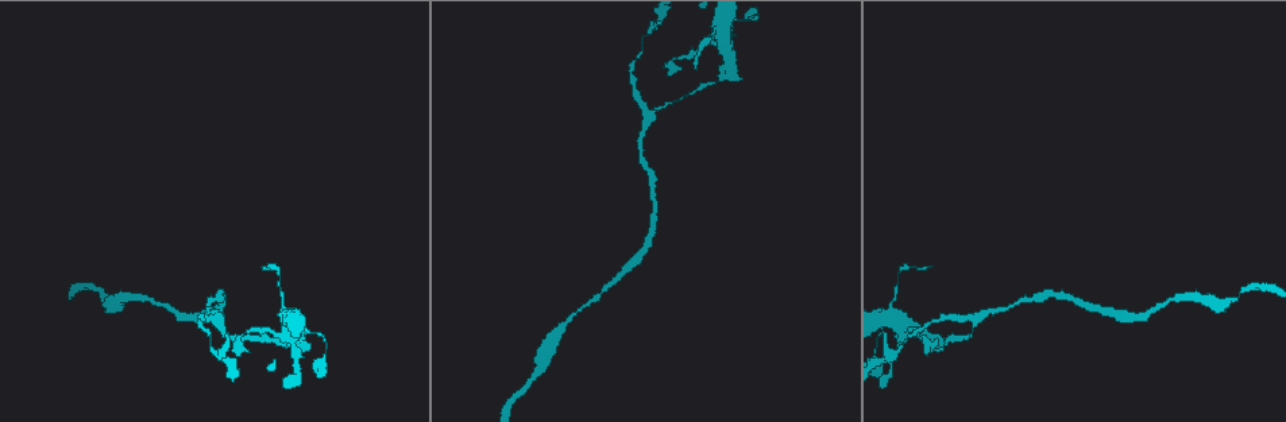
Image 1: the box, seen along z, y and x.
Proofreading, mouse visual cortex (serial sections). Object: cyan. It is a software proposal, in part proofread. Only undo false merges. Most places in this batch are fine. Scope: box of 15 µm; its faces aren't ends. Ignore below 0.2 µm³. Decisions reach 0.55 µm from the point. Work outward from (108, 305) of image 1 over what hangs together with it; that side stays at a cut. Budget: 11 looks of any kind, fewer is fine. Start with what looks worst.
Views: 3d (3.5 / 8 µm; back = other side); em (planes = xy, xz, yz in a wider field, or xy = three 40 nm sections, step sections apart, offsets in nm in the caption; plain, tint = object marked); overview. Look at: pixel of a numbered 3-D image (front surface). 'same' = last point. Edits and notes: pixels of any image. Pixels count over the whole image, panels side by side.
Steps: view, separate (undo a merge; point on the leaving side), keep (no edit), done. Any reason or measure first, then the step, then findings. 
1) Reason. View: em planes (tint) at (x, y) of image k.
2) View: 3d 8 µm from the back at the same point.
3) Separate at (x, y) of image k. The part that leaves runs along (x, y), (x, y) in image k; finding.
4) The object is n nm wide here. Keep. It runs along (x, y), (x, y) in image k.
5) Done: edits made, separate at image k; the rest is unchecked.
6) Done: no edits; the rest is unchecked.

Thick turns thin. View: 3d 8 µm at (569, 318) of image 1.

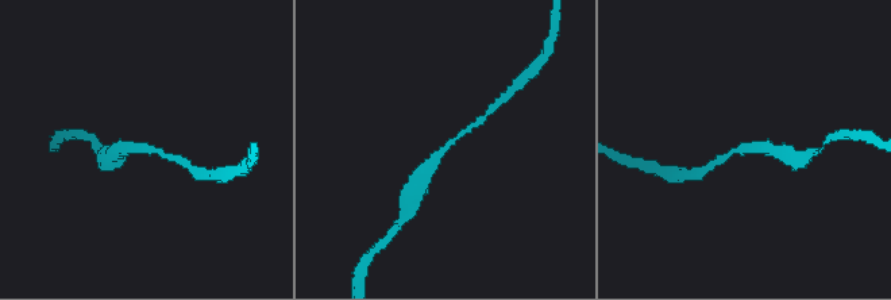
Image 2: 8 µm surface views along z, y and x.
The arms are 200, 350 nm wide. View: em planes (tint) at (444, 150) of image 2.

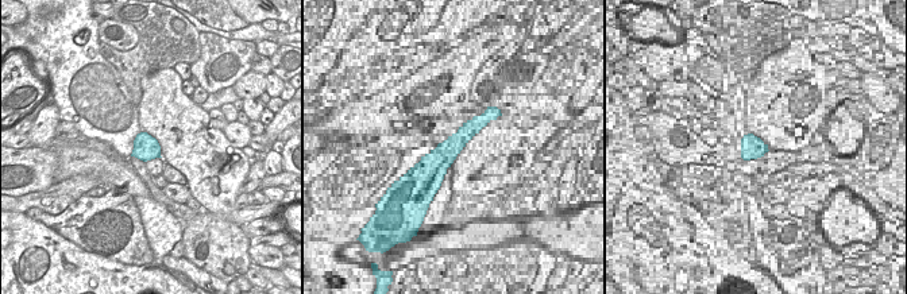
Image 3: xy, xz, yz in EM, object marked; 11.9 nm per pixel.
Keep. It runs along (419, 180), (436, 156), (473, 126) in image 2; all the same cell.

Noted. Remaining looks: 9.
Three-way junction. View: 3d 3.5 µm at (975, 319) of image 1.

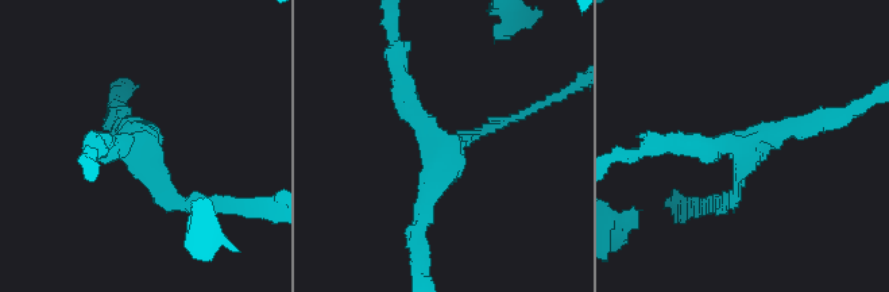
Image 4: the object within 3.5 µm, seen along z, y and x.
3 arms meet here; the arms are 150, 200, 250 nm wide. View: em planes (tint) at (147, 147) of image 4.

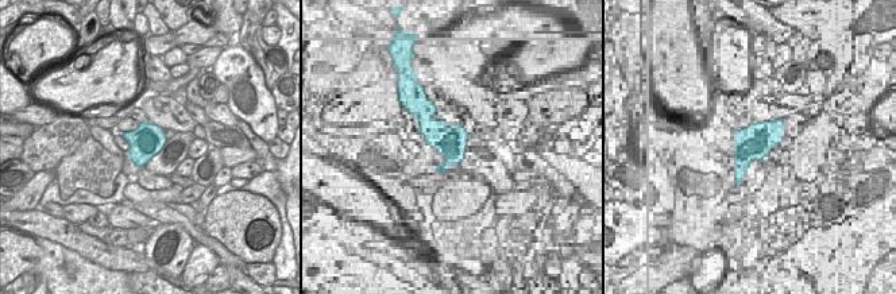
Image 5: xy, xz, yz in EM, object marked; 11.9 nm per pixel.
Keep. It runs along (820, 120), (758, 137), (723, 207) in image 4; continuous, no second cell.

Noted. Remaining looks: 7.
Sudden change in width. View: 3d 3.5 µm at (905, 339) of image 1.

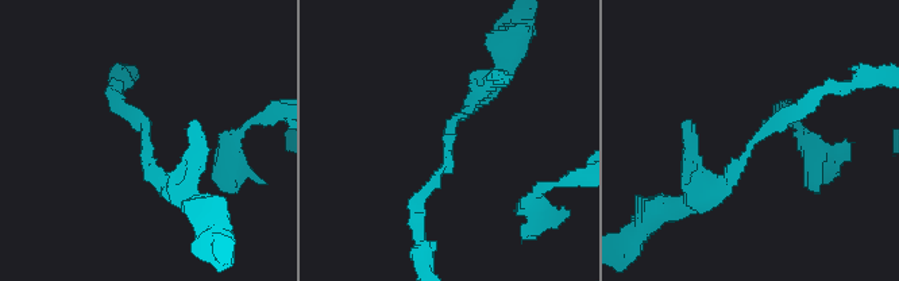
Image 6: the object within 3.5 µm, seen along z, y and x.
The arms are 150, 150 nm wide. View: em xy step 2 (plain) at (148, 137) of image 6.

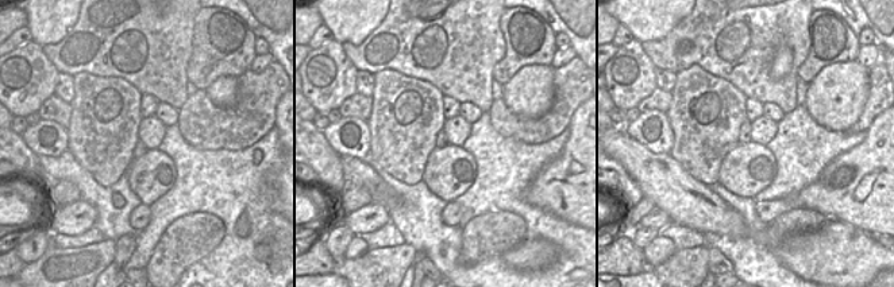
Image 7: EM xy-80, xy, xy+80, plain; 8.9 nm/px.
View: em xy step 2 (tint) at the same point.

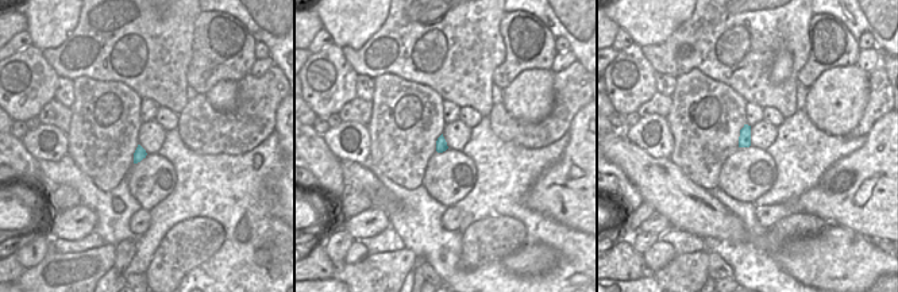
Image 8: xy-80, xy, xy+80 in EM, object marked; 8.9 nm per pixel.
Keep. It runs along (818, 93), (698, 193) in image 6; one cell here.

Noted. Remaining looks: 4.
Thick turns thin. View: em xy step 1 (tint) at (729, 72) of image 1.

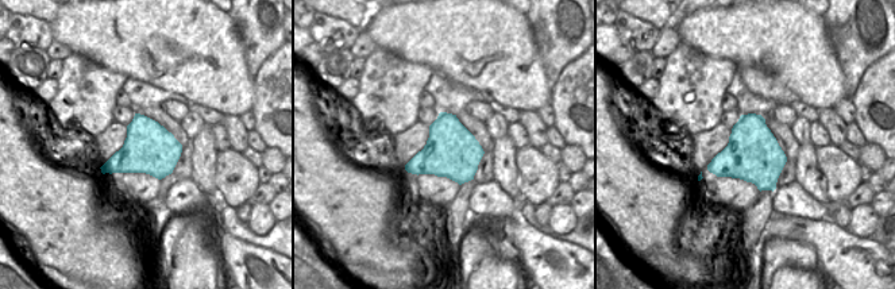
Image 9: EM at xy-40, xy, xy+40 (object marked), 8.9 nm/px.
View: 3d 3.5 µm at the same point.

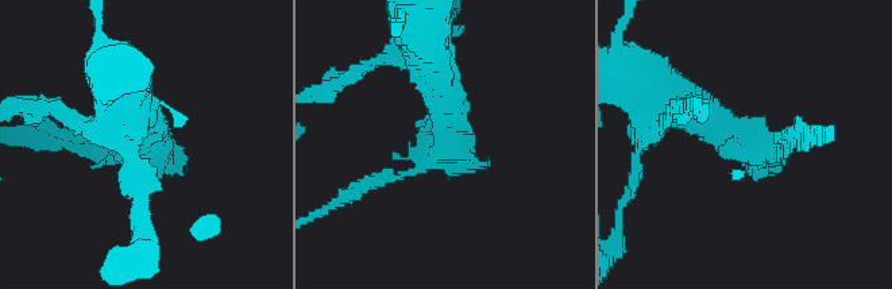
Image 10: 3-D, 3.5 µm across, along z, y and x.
Separate at (421, 123) of image 10. The part that leaves runs along (417, 168), (450, 141), (433, 68) in image 10; two cells meet here.

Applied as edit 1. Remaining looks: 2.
Done: edits made, separate at image 10; the rest is unchecked.

